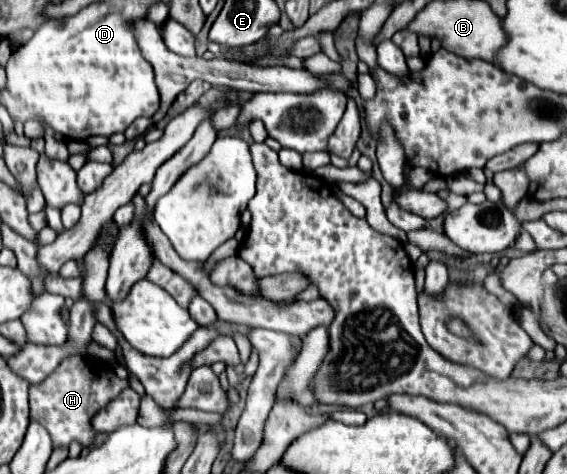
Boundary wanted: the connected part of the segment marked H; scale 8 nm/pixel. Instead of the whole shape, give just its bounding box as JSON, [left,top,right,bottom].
[29,356,127,446]

